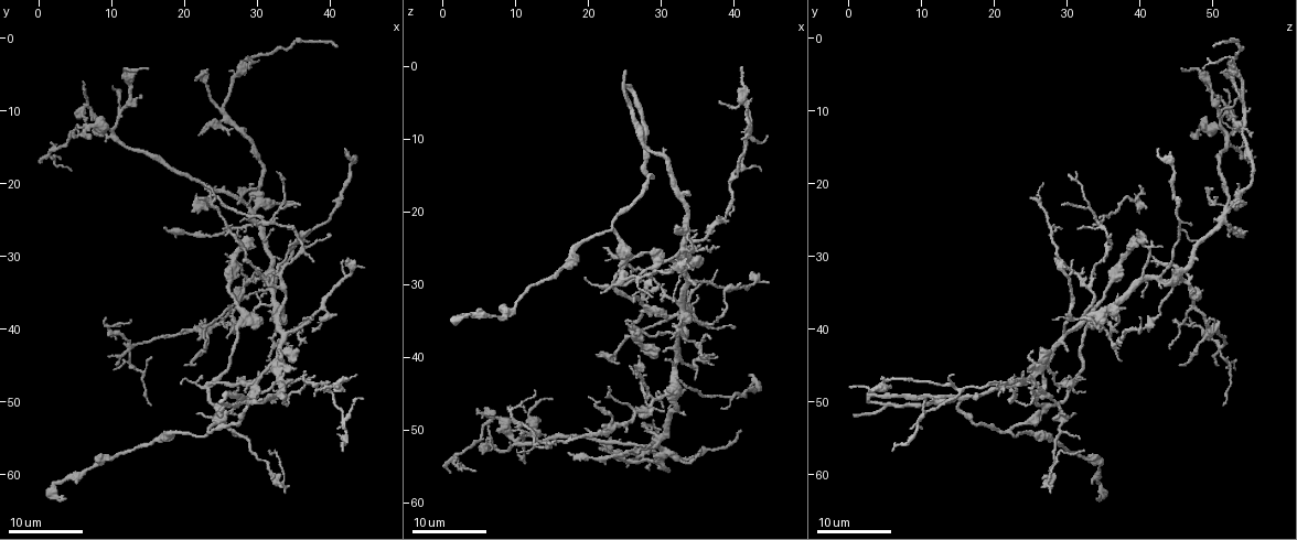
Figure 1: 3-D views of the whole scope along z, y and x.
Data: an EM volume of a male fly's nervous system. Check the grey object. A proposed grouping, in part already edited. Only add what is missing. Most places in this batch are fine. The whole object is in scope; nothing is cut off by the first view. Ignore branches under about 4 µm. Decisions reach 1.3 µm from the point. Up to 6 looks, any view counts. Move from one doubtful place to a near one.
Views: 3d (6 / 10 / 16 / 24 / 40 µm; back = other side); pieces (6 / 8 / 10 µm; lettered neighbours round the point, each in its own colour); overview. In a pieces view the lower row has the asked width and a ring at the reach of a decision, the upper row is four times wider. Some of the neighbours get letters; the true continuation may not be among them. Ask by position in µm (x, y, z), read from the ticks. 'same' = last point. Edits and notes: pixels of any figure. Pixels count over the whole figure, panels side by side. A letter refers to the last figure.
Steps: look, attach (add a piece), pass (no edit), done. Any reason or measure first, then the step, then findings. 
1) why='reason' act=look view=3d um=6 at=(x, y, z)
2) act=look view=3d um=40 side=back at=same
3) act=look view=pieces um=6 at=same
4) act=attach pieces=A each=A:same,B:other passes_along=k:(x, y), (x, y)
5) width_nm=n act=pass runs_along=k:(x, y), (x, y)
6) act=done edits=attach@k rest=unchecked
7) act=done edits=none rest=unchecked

act=look view=3d um=24 at=(22.5, 22.0, 25.0)

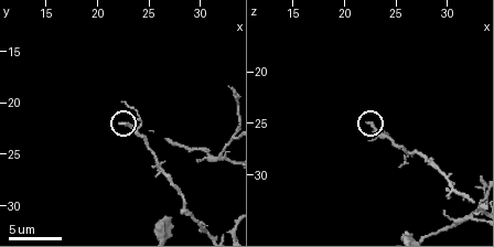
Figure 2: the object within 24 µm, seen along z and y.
why='what lies round it' act=look view=pieces um=6 at=(22.6, 22.2, 24.8)

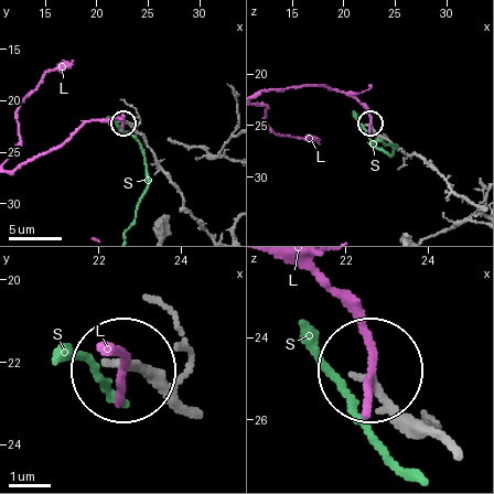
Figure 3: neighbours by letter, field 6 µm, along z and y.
act=pass each=L:other,S:other runs_along=3:(203, 226), (145, 137), (125, 121) found='no lettered piece goes on from it'

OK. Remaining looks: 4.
why='an open end' act=look view=3d um=16 at=(25.0, 52.0, 0.5)

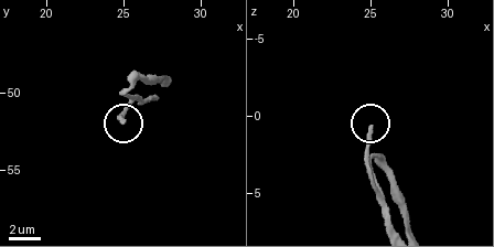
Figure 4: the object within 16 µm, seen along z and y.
why='see the neighbours' act=look view=pieces um=6 at=(25.0, 51.8, 0.8)

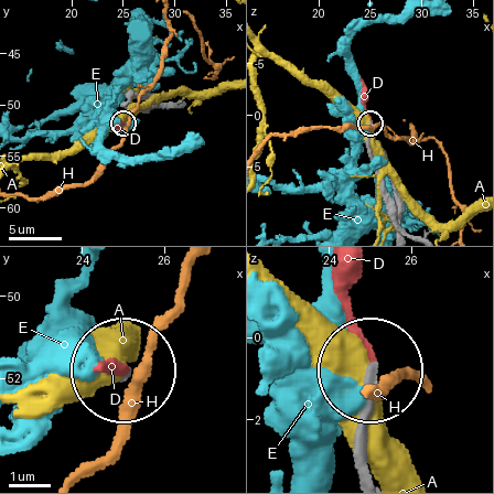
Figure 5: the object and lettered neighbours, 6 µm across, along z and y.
act=attach pieces=D each=A:other,D:same,E:other,H:other passes_along=5:(369, 149), (369, 119), (360, 81) found='it goes on there'

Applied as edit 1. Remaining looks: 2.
why='free end' act=look view=3d um=16 at=(32.0, 50.0, 22.0)

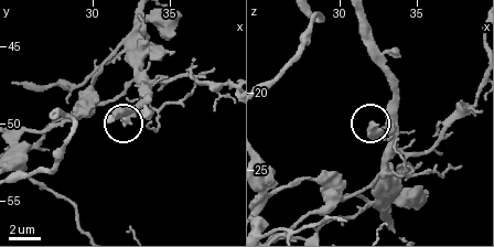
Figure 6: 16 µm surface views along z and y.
why='see the neighbours' act=look view=pieces um=10 at=(32.4, 50.0, 22.2)

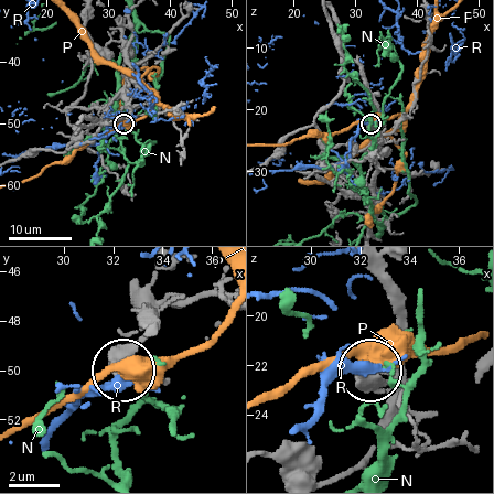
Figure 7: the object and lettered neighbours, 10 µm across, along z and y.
act=pass each=N:other,P:other,R:other found='none of them fits'

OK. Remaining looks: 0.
act=done edits=attach@5 rest=unchecked

